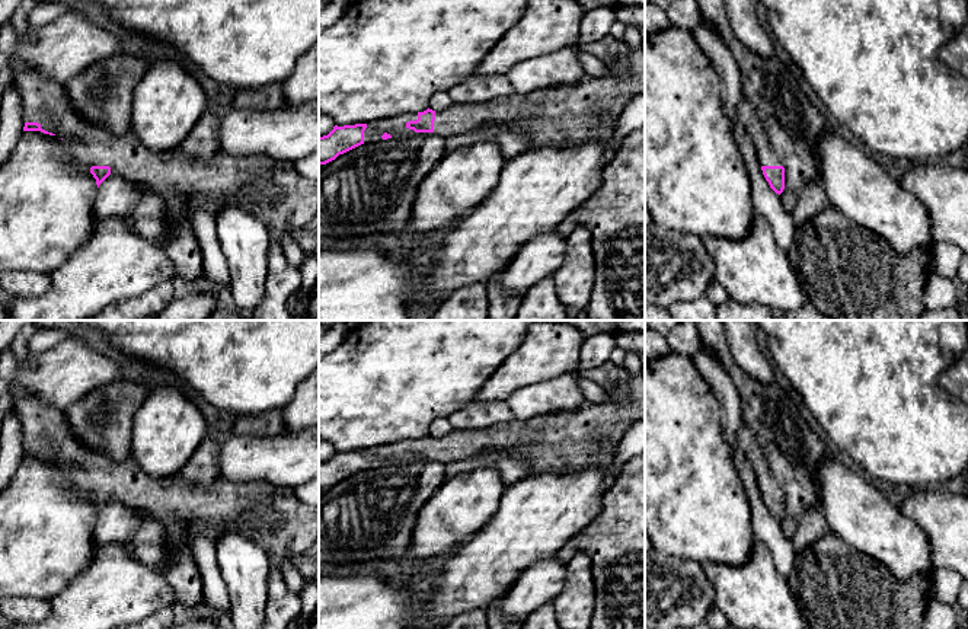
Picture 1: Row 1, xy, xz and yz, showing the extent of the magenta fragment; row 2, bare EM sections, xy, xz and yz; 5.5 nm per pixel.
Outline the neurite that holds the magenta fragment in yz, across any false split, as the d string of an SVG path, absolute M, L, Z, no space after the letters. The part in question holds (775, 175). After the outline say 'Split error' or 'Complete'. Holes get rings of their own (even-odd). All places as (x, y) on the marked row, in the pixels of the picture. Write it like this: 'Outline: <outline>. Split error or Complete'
Outline: M744 96L738 103L738 116L753 140L757 160L766 181L769 182L770 188L780 195L785 189L785 167L782 160L776 156L763 124L758 121L751 103Z. Split error

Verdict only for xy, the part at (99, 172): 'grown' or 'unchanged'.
grown

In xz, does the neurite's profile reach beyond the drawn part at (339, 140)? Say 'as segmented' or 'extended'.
extended

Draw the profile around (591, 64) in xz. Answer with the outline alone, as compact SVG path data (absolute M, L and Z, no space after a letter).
M578 50L578 60L582 64L584 73L591 76L604 76L607 73L607 66L603 60Z

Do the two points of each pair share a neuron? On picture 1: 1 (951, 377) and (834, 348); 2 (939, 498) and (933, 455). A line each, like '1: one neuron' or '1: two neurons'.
1: two neurons
2: two neurons

